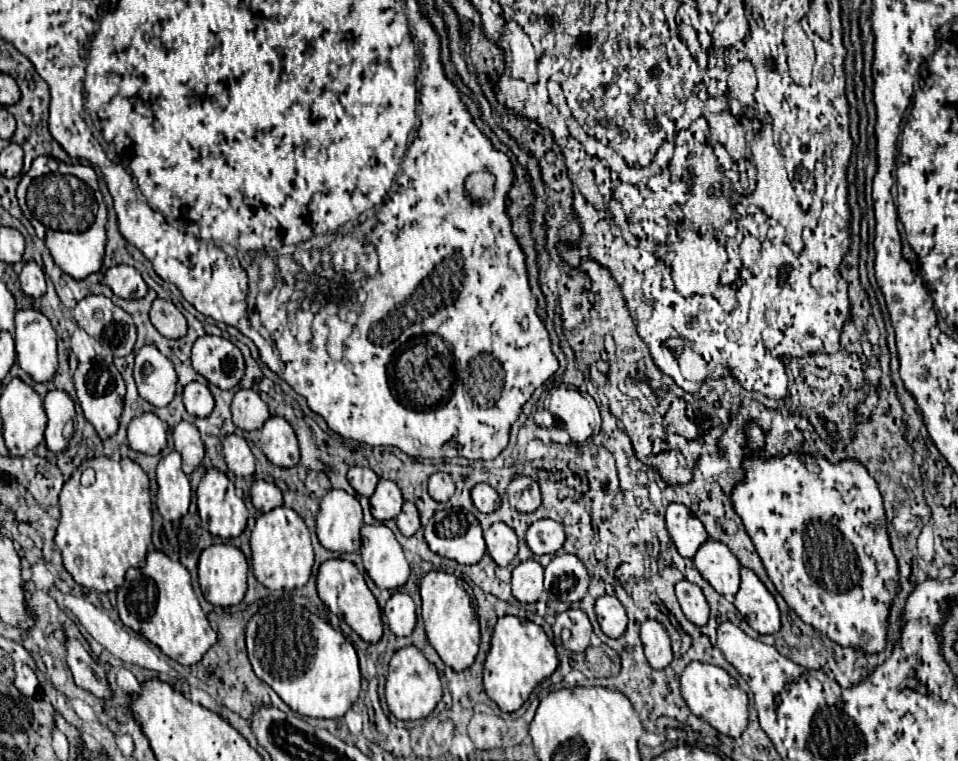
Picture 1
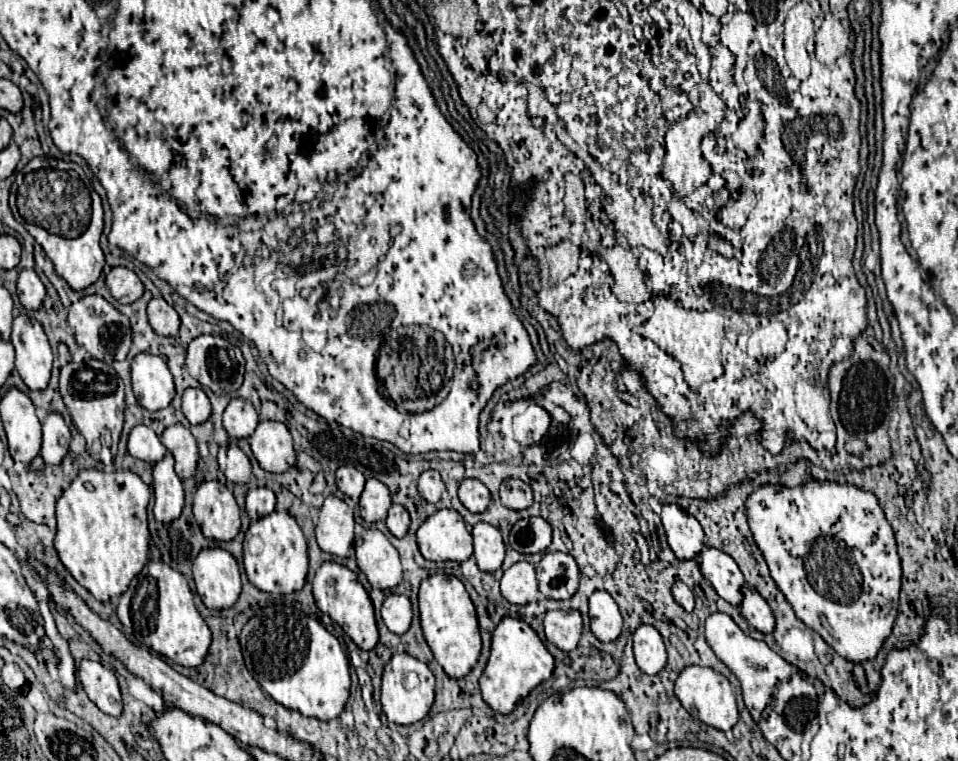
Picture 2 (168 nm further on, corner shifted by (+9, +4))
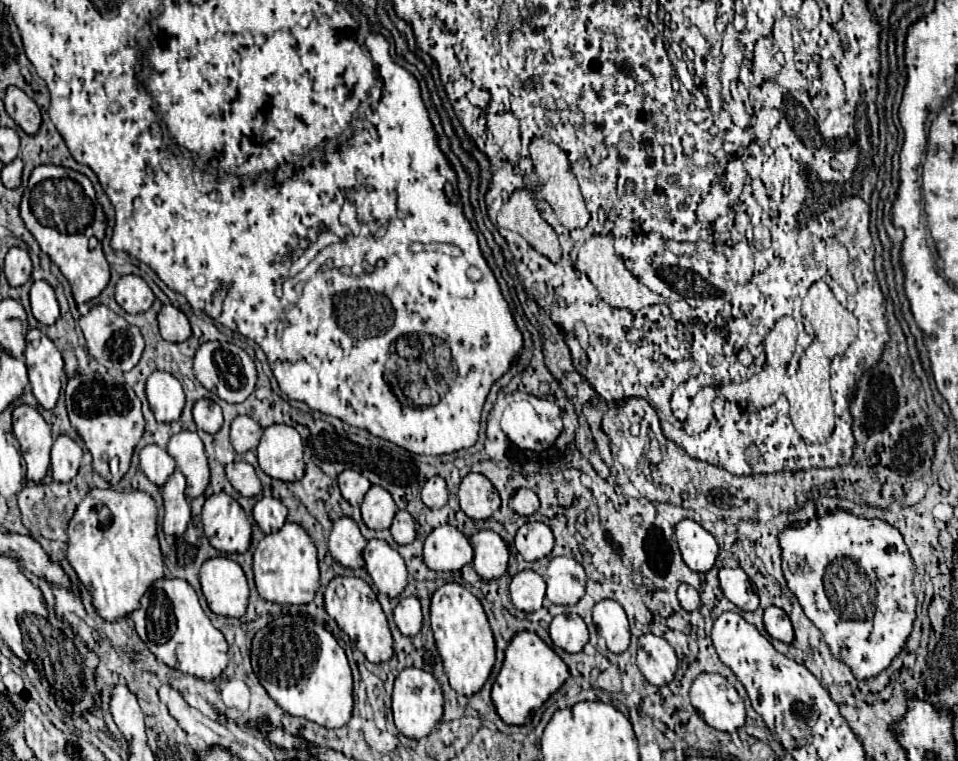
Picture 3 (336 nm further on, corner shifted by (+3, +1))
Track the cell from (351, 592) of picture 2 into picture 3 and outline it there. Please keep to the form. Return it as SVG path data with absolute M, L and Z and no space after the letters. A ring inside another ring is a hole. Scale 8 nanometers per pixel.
M336 576L334 580L330 580L326 594L324 594L324 608L328 606L328 614L336 620L336 624L350 636L350 640L354 642L354 646L364 652L364 656L370 662L386 662L392 658L392 634L388 630L388 622L386 616L380 608L380 602L374 594L374 590L356 576ZM342 584L346 588L346 596L338 598L336 596L336 586Z

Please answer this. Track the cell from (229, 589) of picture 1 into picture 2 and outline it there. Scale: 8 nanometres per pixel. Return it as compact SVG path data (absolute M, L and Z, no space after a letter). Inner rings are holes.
M202 549L192 563L196 591L208 609L230 609L240 595L240 569L236 559L220 549Z

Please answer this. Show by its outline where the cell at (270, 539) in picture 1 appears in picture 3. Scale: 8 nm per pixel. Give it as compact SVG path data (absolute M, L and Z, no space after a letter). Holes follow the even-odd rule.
M286 522L278 532L266 534L254 550L254 578L256 590L262 598L278 604L308 604L312 602L318 586L318 558L316 546L300 524Z

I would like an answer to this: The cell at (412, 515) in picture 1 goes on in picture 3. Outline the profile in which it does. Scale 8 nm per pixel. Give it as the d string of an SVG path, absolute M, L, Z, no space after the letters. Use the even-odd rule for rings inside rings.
M398 510L392 520L390 532L398 544L410 544L416 538L416 522L406 510Z

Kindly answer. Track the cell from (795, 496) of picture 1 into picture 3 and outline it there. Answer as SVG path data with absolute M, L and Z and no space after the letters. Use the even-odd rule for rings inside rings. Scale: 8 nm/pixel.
M844 508L808 520L804 526L790 524L778 534L782 548L782 572L788 588L798 598L804 614L822 632L832 654L850 666L858 680L874 678L904 648L916 618L916 596L912 592L912 558L902 534L880 518L860 518Z

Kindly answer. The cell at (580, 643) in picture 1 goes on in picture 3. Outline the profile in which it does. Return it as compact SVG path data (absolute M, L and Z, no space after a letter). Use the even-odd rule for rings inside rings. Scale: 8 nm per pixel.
M576 612L560 614L550 622L550 638L554 646L568 654L576 654L588 642L588 628Z

